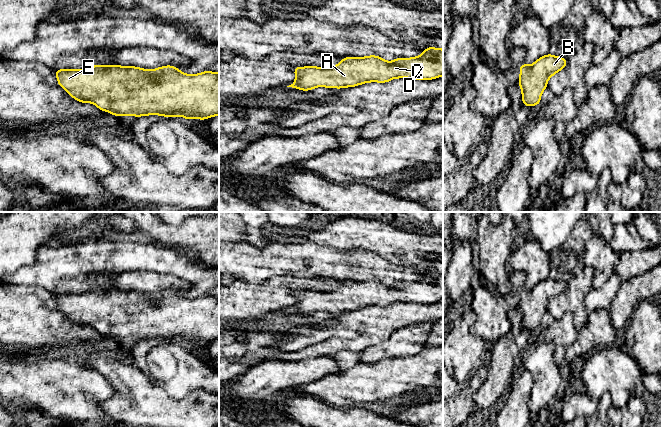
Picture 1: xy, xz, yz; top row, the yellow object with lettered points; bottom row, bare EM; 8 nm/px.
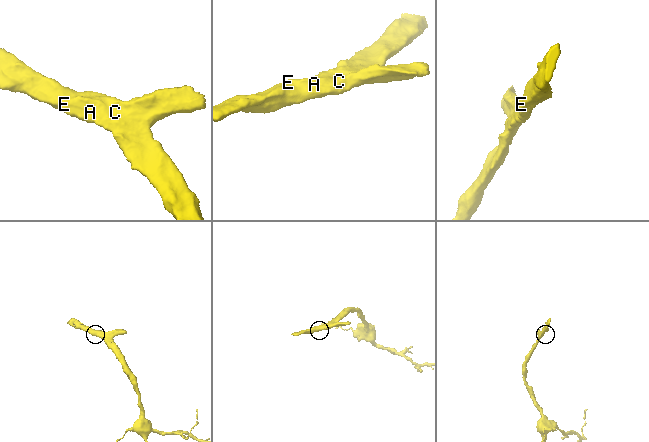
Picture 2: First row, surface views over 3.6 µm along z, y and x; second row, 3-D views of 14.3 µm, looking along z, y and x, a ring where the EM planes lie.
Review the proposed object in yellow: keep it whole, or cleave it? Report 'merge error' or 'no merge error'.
no merge error

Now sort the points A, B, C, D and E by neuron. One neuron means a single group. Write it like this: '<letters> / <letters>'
A B C D E

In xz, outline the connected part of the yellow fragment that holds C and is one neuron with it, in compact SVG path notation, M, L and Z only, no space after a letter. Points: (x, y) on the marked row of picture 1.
M427 47L424 52L414 58L396 58L391 62L380 56L365 56L361 58L345 57L334 67L296 67L293 69L296 80L287 87L309 91L323 86L326 88L354 87L367 82L386 83L394 78L411 78L417 80L432 80L443 76L443 49Z

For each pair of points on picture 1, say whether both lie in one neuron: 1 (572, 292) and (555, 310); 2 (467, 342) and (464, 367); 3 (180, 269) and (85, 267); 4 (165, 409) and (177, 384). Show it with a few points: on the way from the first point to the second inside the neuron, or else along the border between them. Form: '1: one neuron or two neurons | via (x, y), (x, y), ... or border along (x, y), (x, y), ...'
1: one neuron | via (569, 296), (559, 306)
2: one neuron | via (464, 348), (464, 361)
3: one neuron | via (156, 260), (109, 260)
4: two neurons | border along (152, 382), (175, 398), (181, 398), (194, 390)

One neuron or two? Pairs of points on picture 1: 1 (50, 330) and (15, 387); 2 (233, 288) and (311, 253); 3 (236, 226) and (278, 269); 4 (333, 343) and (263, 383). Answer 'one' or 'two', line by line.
1: two
2: two
3: two
4: two

